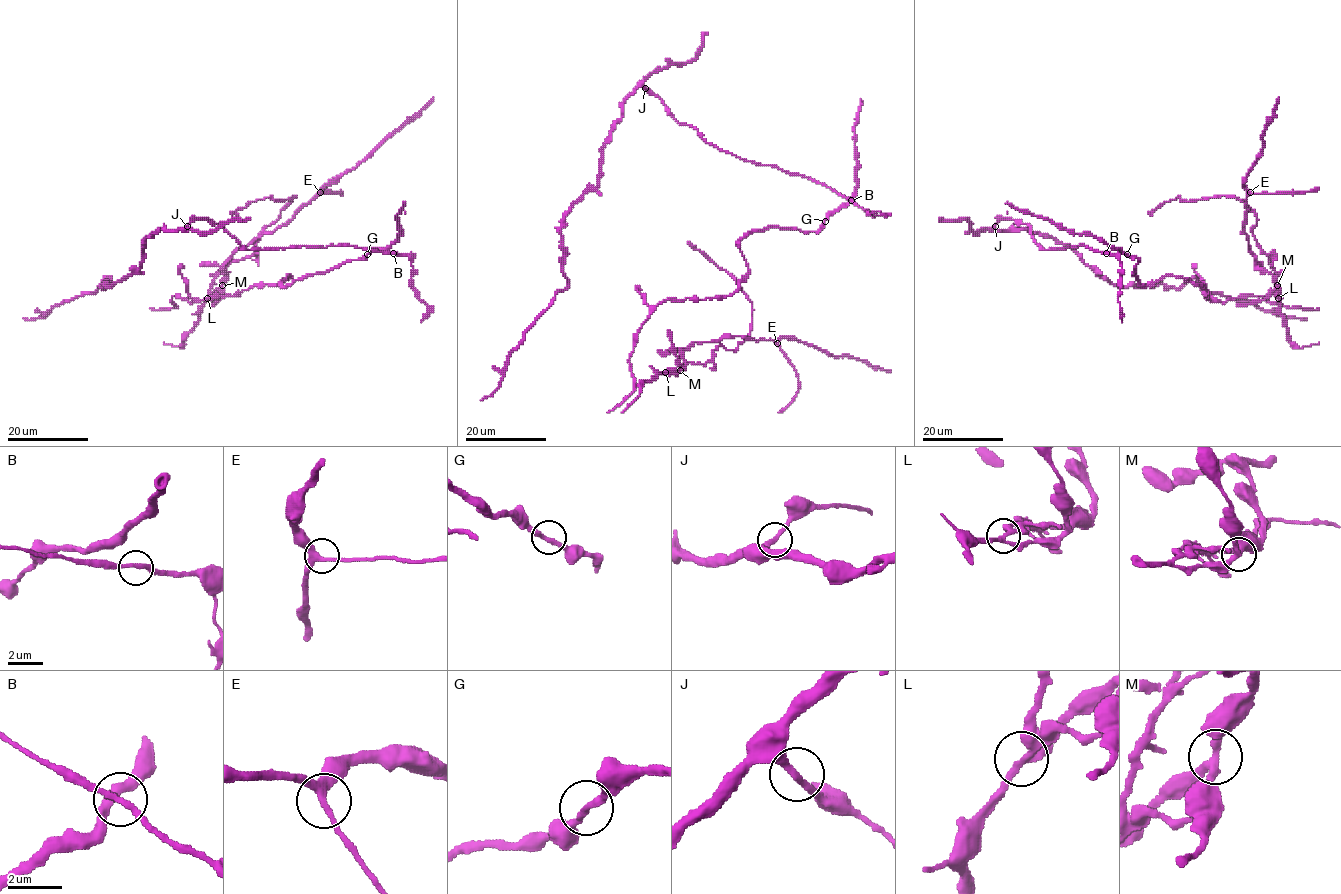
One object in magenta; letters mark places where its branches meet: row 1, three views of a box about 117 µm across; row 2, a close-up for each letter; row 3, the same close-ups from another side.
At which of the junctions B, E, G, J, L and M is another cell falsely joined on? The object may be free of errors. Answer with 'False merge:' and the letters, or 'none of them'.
False merge: L

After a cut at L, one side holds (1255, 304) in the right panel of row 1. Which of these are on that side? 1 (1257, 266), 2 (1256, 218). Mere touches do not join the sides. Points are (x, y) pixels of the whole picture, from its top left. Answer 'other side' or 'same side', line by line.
1: same side
2: other side

